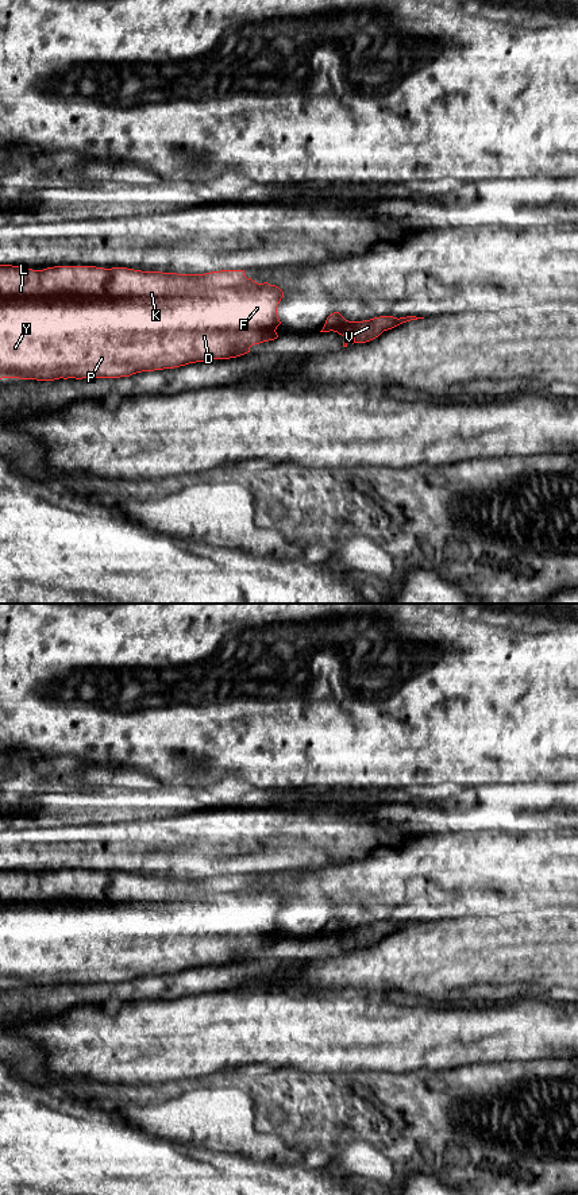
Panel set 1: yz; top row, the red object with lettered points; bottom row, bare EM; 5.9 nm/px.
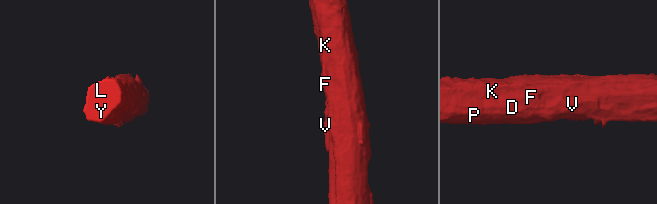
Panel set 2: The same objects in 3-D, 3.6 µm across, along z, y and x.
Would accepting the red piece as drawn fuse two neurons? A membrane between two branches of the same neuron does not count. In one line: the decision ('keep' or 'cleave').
keep

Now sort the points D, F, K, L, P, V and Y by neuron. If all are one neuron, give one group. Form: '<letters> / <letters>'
D F K L P V Y

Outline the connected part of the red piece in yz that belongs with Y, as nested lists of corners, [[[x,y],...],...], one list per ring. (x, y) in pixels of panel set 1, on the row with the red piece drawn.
[[[0,265],[0,379],[54,381],[68,378],[120,378],[142,371],[230,359],[250,347],[278,338],[277,307],[284,292],[258,284],[244,270],[205,274],[142,271],[127,267],[54,266],[32,270]]]

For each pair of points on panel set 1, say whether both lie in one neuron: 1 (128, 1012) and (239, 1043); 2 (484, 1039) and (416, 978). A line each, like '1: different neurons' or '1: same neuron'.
1: same neuron
2: different neurons

